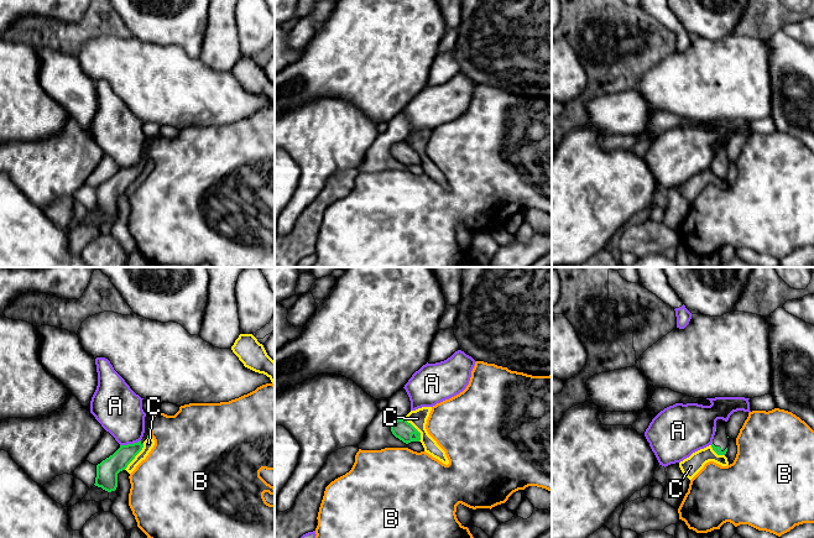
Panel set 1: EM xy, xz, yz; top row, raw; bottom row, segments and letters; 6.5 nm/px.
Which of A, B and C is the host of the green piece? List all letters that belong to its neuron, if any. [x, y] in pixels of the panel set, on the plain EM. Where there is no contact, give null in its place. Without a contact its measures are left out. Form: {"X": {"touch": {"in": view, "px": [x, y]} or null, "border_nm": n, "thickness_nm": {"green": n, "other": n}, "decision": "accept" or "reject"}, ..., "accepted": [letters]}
{"A": {"touch": {"in": "xy", "px": [130, 167]}, "border_nm": 140, "thickness_nm": {"green": 140, "other": 300}, "decision": "reject"}, "B": {"touch": {"in": "xy", "px": [150, 155]}, "border_nm": 50, "thickness_nm": {"green": 20, "other": 420}, "decision": "reject"}, "C": {"touch": {"in": "xy", "px": [135, 178]}, "border_nm": 220, "thickness_nm": {"green": 140, "other": 70}, "decision": "reject"}, "accepted": []}

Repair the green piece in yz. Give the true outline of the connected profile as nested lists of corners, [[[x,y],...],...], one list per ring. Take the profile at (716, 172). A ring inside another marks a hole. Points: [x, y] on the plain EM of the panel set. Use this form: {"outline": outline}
{"outline": [[[718,142],[711,171],[718,178],[725,178],[727,174],[727,168],[729,160],[726,157],[726,145],[722,142]]]}

